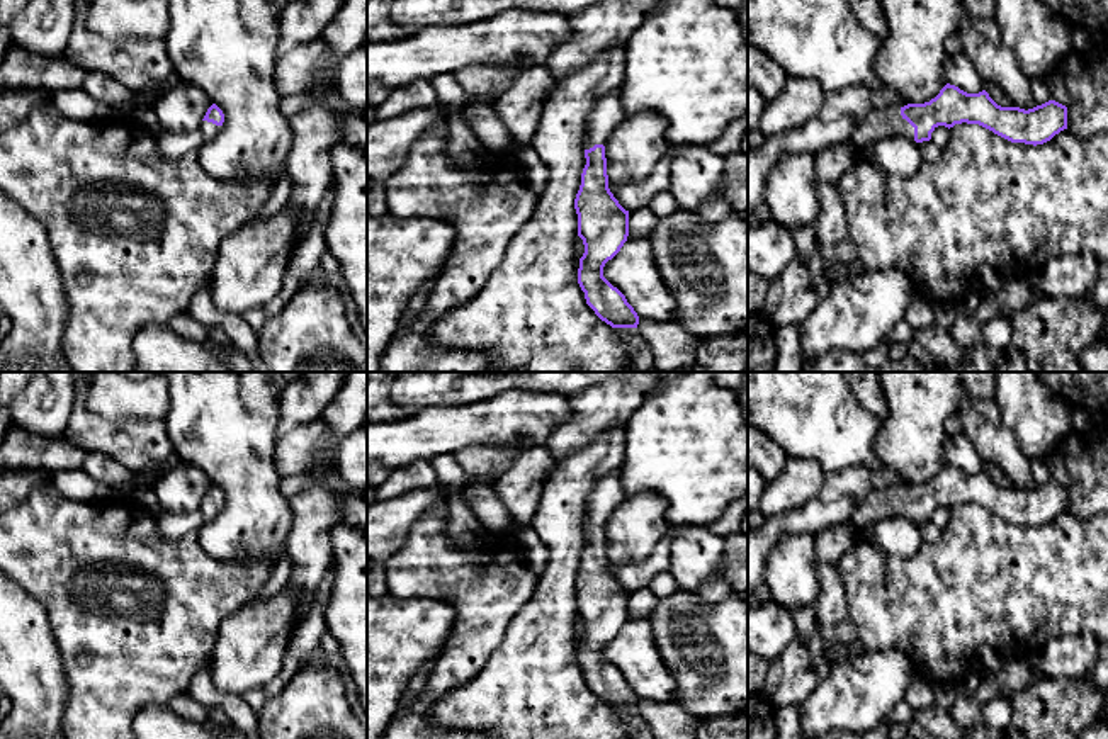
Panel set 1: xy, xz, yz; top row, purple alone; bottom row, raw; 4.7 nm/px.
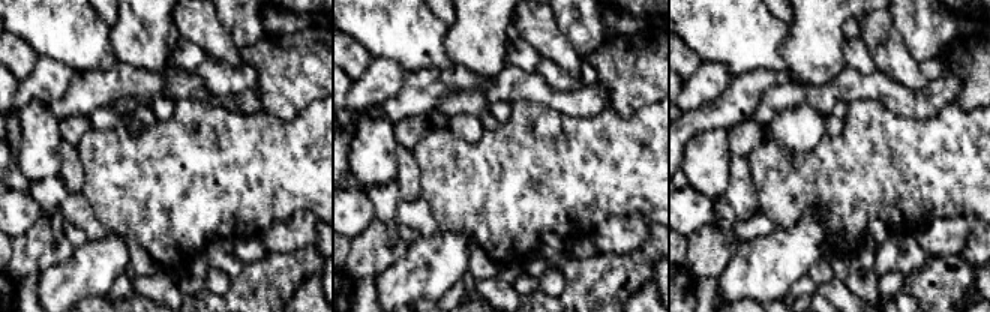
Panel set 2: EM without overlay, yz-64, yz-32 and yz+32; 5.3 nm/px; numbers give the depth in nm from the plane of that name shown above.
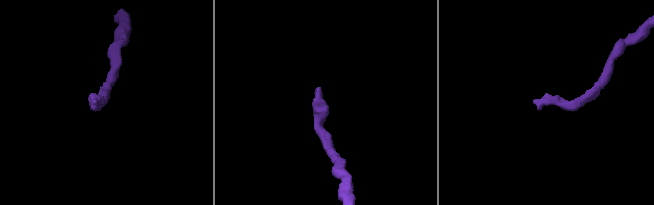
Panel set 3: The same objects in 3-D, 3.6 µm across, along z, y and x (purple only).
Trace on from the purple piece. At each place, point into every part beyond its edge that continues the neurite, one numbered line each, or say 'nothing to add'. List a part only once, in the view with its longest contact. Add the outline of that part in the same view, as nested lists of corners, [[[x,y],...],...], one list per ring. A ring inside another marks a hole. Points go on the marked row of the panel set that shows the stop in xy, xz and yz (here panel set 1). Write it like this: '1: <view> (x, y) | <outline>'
1: yz (882, 123) | [[[901,107],[877,109],[858,121],[848,143],[855,149],[889,136],[906,136],[914,139],[914,127],[901,116]]]

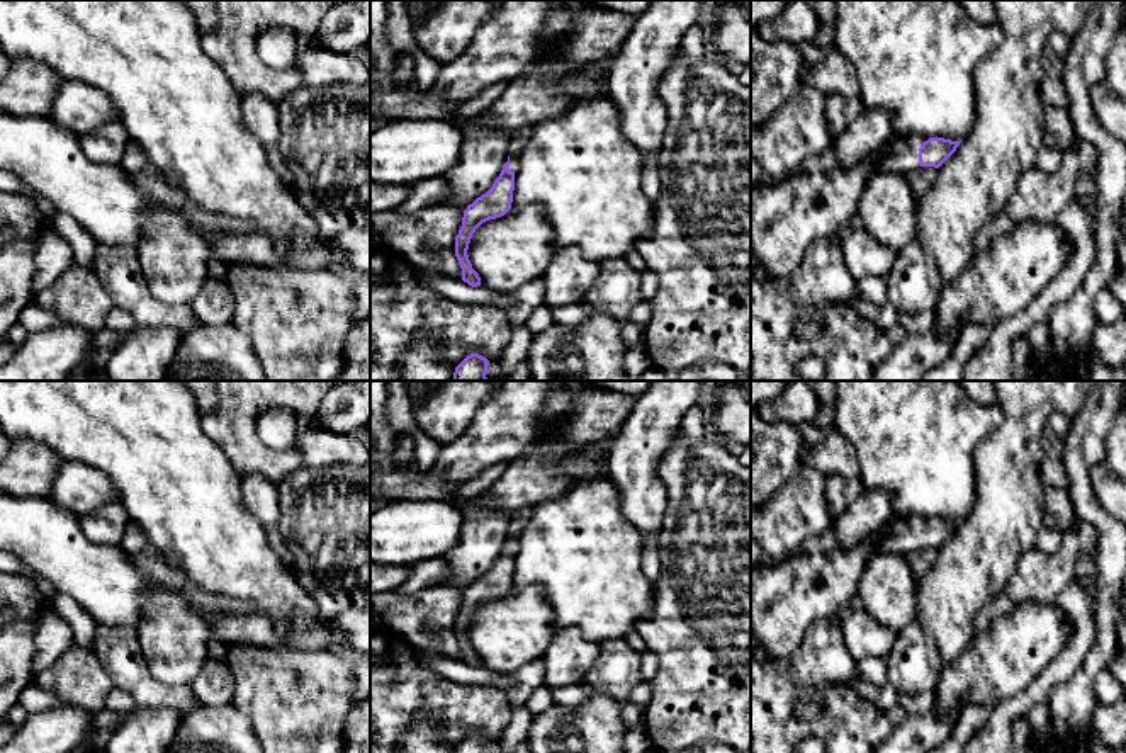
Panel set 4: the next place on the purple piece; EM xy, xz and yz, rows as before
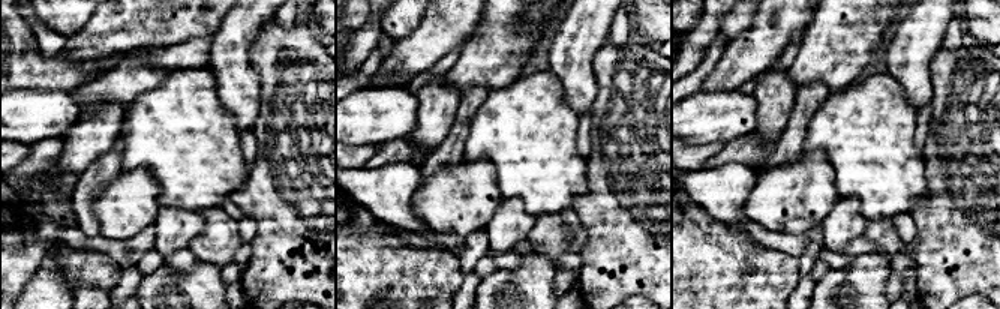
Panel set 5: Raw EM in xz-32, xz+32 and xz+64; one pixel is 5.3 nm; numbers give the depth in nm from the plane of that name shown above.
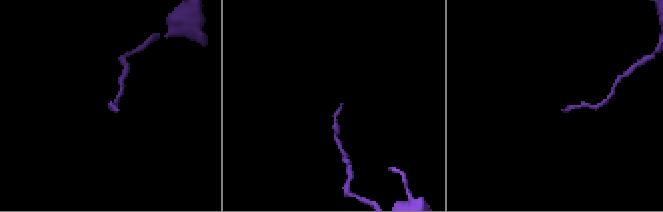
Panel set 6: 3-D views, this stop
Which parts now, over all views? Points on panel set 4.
1: yz (902, 157) | [[[921,138],[909,141],[893,141],[890,151],[883,155],[871,168],[870,177],[883,172],[907,173],[919,168]]]

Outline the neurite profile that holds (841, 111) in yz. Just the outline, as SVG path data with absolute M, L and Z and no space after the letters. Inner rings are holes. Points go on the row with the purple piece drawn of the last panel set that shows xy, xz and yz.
M825 95L825 114L829 121L829 133L832 138L863 114L864 107L858 97Z

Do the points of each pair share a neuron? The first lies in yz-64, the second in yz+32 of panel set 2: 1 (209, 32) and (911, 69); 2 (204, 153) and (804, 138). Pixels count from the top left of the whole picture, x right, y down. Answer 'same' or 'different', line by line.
1: same
2: different

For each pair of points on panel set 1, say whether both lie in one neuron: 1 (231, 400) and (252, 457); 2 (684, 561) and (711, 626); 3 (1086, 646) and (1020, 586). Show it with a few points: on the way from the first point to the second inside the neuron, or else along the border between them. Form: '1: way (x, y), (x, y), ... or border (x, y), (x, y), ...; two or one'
1: way (231, 413), (231, 437), (238, 444); one
2: border (678, 588), (695, 593); two
3: border (1090, 632), (1054, 637), (1039, 653); two

